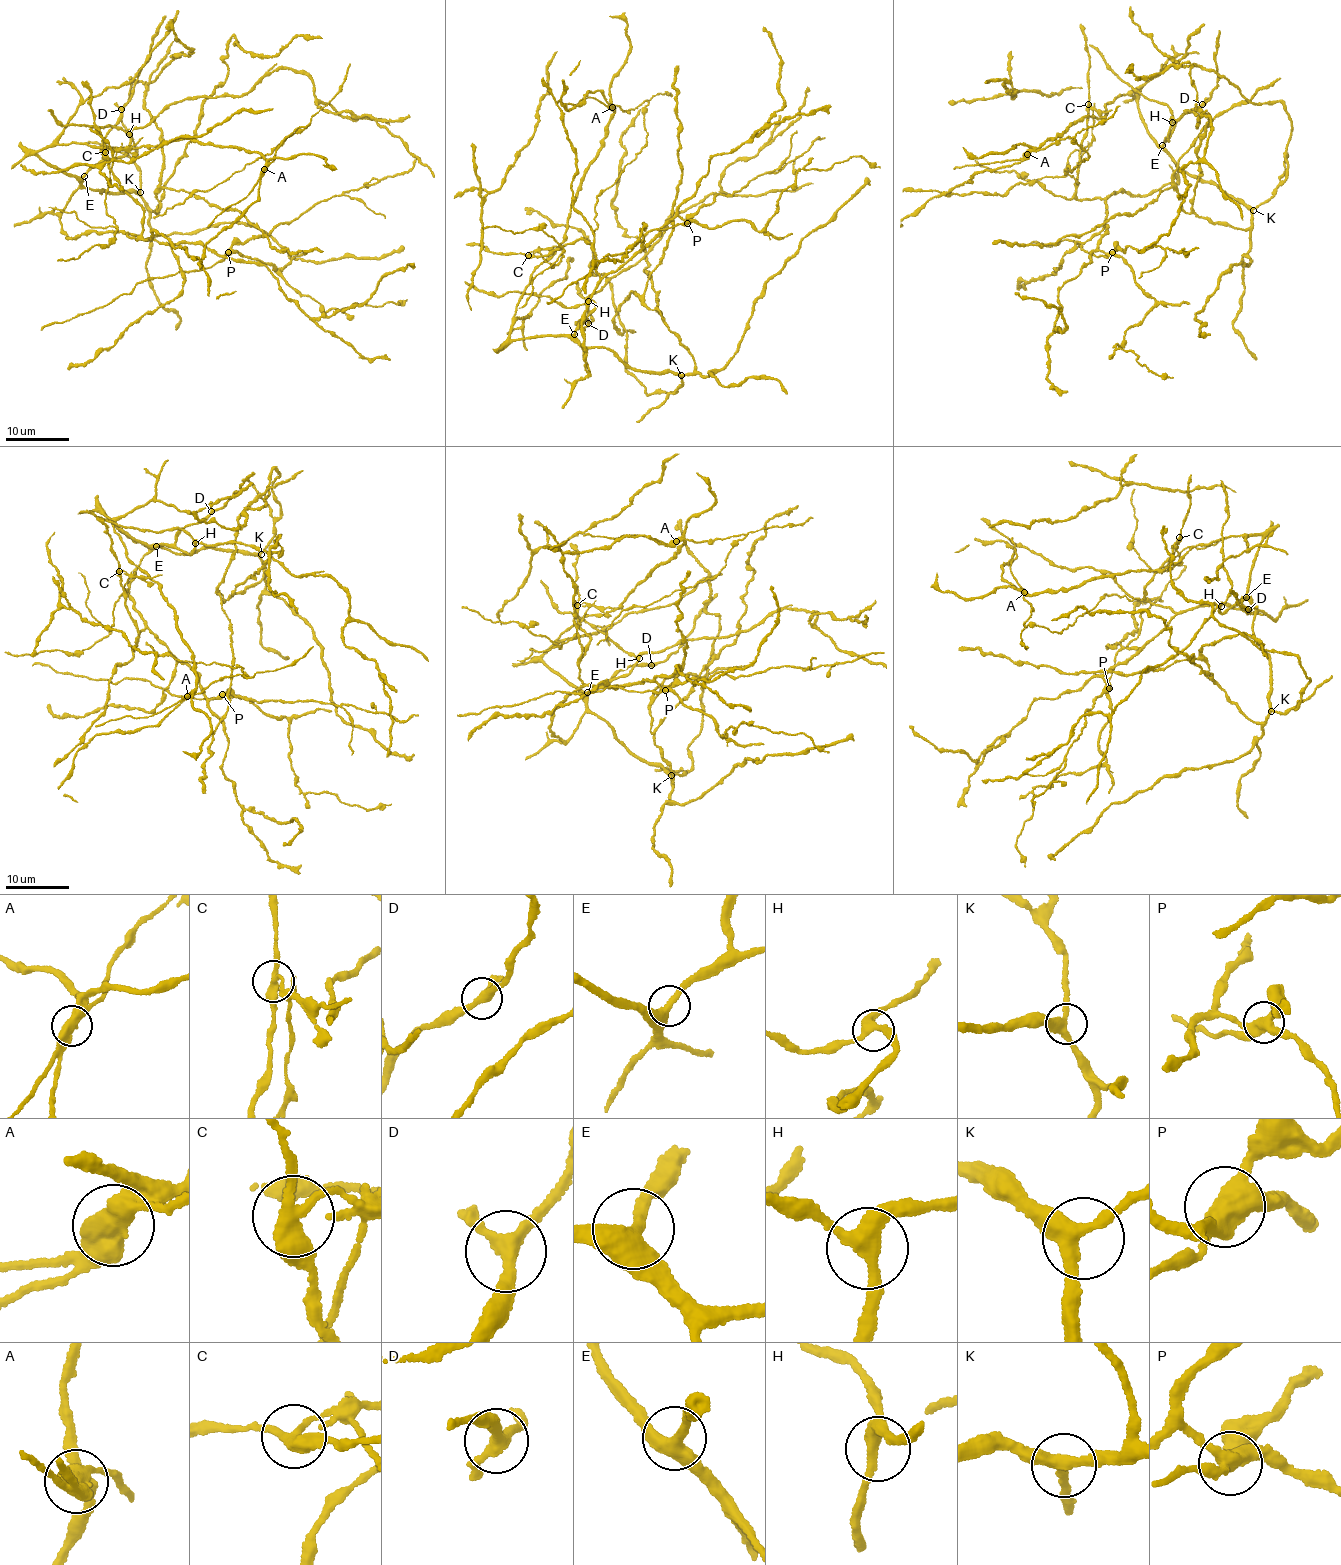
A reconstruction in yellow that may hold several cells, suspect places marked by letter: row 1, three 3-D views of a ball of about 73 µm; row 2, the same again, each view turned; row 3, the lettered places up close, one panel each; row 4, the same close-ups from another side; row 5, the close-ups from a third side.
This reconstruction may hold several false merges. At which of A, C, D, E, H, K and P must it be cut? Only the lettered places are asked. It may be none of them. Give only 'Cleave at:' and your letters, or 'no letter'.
Cleave at: A, C, P

